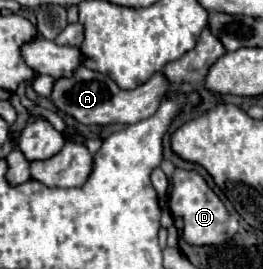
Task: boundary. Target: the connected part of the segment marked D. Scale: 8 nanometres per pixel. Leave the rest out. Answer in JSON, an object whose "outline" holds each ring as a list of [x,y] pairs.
{"outline":[[[176,168],[172,176],[172,190],[168,194],[168,208],[174,218],[184,220],[184,232],[182,238],[192,246],[204,246],[204,244],[220,244],[232,238],[238,230],[238,220],[230,216],[222,200],[216,196],[216,192],[206,184],[206,180],[196,170],[182,170]]]}

